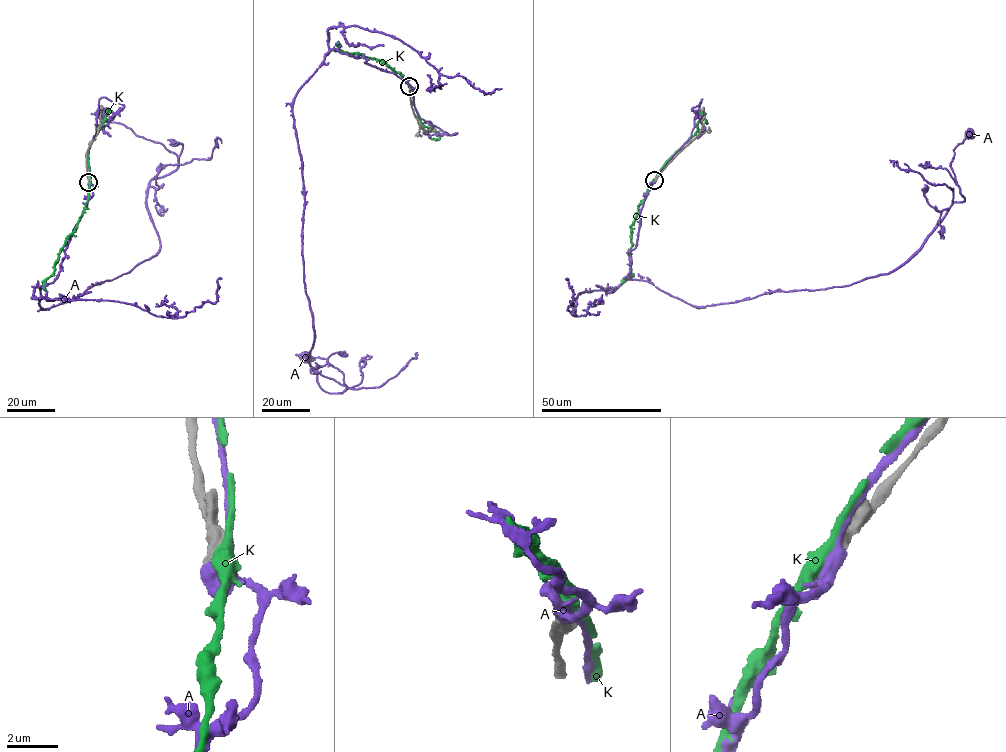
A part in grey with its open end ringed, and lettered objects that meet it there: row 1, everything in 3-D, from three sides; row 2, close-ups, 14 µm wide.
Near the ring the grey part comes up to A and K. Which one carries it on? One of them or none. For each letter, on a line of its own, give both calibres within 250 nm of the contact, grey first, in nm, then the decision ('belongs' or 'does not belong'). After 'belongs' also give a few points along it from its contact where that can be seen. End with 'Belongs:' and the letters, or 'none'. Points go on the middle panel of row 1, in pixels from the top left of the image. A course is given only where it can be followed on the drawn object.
A: calibres 650 and 440 nm; does not belong
K: calibres 650 and 440 nm; does not belong
Belongs: none

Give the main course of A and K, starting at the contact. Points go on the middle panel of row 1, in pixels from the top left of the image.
A: (410, 88), (334, 49), (292, 105), (315, 339), (308, 360), (322, 389), (346, 390), (326, 359), (305, 356)
K: (410, 87), (401, 74), (384, 62), (346, 53), (336, 45), (338, 43)

